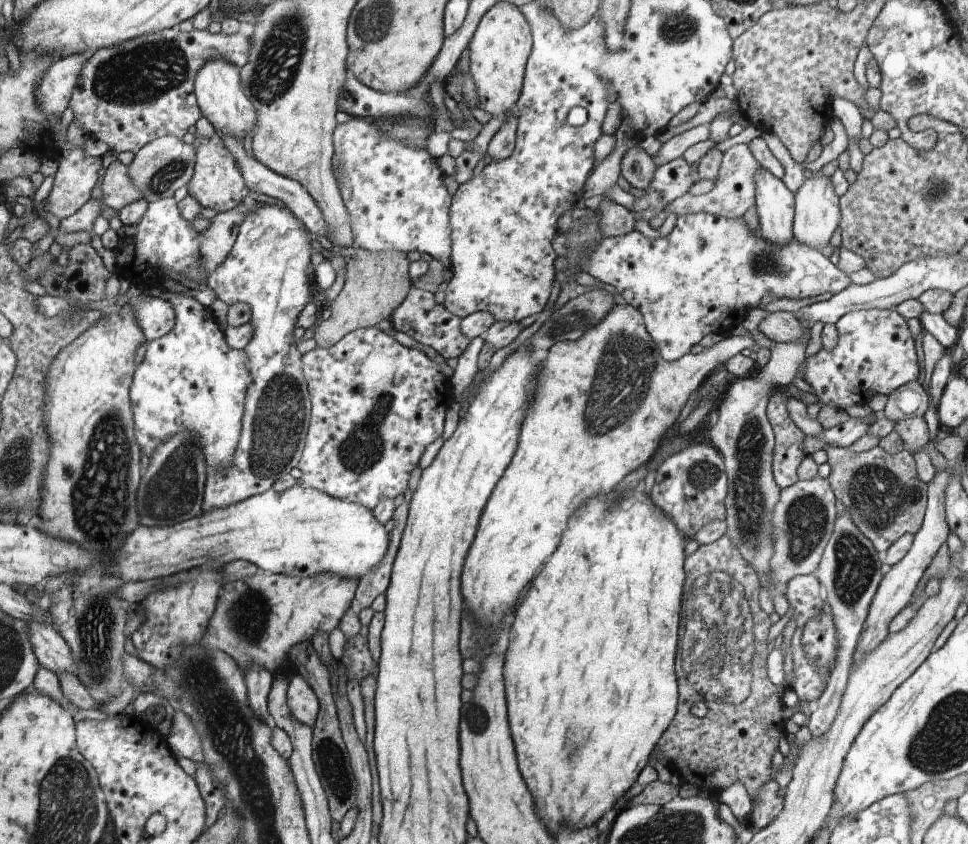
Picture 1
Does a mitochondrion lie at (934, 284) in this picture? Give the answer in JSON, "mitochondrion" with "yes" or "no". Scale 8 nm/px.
{"mitochondrion":"no"}

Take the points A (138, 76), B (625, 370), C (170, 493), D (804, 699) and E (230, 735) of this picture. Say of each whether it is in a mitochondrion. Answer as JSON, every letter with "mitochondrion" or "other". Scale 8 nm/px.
{"A":"mitochondrion","B":"mitochondrion","C":"mitochondrion","D":"other","E":"mitochondrion"}

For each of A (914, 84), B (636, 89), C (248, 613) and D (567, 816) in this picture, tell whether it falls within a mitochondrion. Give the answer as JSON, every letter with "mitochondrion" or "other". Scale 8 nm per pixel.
{"A":"mitochondrion","B":"other","C":"mitochondrion","D":"other"}

